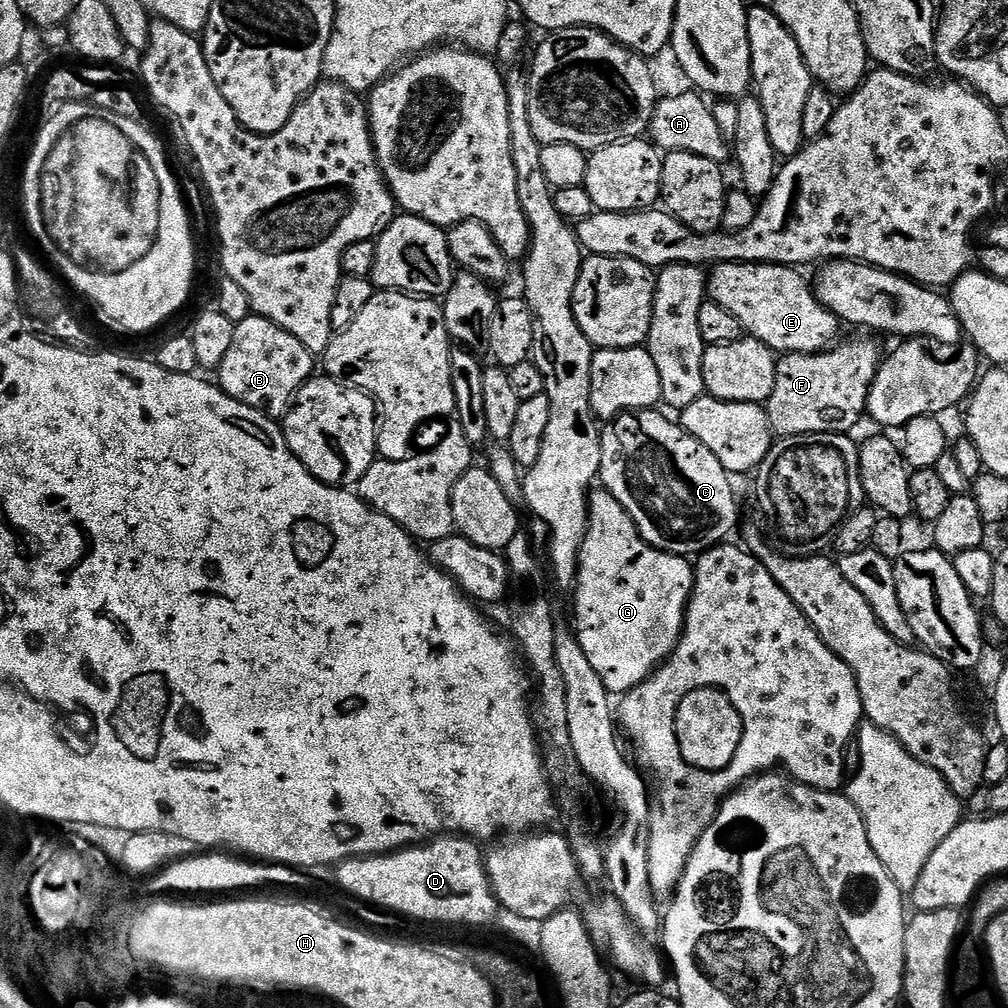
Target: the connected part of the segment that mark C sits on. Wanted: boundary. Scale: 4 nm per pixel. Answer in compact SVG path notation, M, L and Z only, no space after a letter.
M660 410L623 412L601 431L600 445L599 483L622 502L640 537L652 548L696 558L731 537L736 524L733 477L675 419L667 420Z

